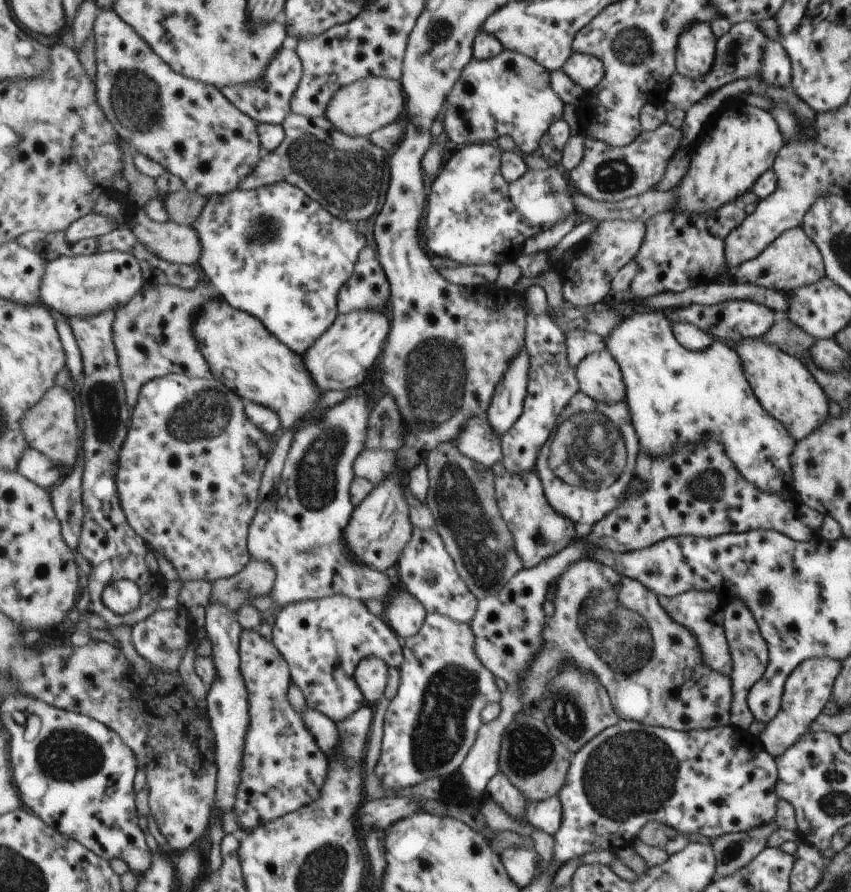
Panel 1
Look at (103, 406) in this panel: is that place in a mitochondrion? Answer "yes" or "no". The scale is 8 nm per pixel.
yes

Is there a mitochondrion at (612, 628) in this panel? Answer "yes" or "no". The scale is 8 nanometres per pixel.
yes

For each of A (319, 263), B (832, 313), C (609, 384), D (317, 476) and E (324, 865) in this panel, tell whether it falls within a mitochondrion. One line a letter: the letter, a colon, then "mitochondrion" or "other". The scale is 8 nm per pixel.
A: other
B: other
C: other
D: mitochondrion
E: mitochondrion

